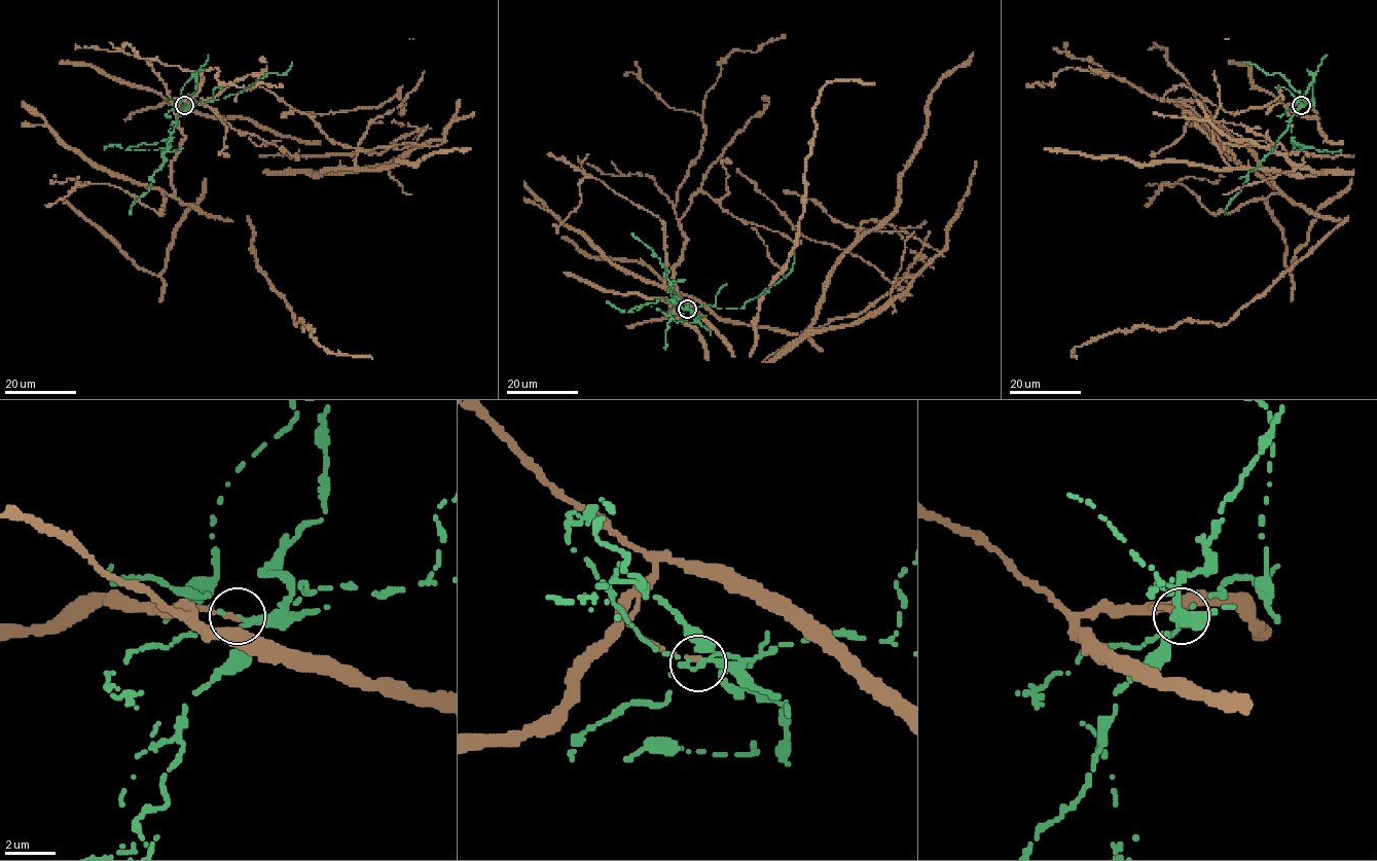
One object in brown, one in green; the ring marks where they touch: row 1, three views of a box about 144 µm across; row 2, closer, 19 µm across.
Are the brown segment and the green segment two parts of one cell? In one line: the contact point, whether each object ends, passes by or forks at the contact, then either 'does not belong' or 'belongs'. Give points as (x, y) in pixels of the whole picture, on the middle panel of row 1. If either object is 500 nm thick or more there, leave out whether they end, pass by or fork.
(687, 309) | brown ends | green forks | does not belong

